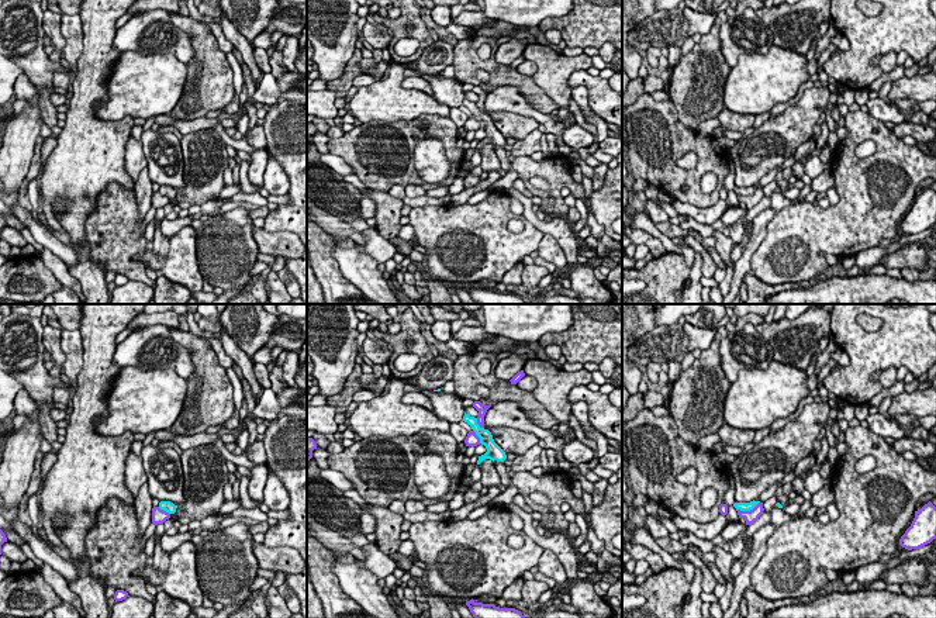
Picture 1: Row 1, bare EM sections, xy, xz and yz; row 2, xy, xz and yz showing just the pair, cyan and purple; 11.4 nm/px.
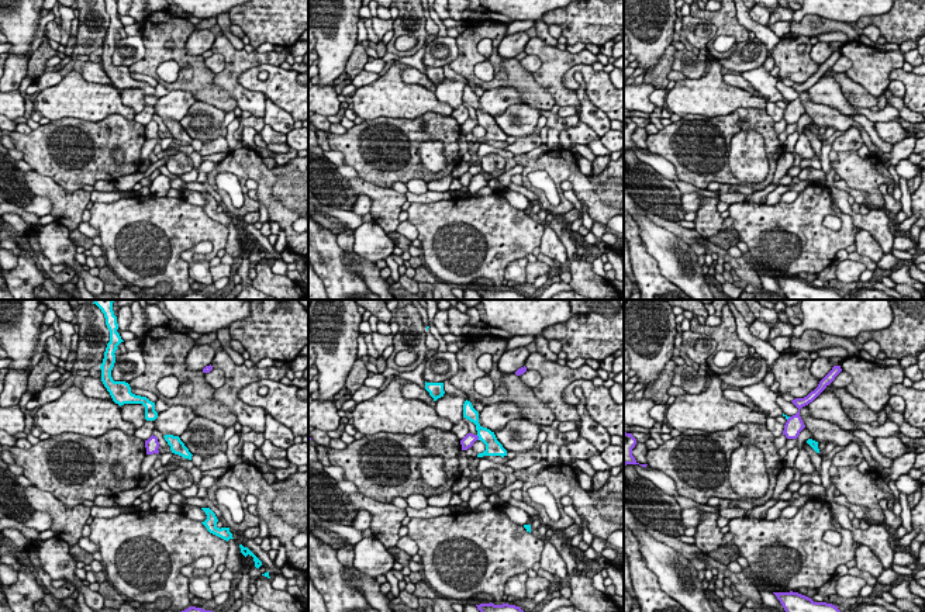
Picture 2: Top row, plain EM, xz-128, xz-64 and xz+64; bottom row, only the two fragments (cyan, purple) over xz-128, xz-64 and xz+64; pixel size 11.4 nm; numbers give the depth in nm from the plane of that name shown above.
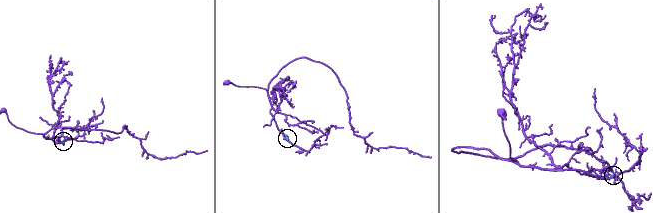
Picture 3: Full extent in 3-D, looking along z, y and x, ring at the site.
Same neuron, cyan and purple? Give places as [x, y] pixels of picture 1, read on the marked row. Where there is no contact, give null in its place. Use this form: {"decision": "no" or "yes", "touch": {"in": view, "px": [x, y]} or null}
{"decision": "no", "touch": {"in": "yz", "px": [748, 510]}}

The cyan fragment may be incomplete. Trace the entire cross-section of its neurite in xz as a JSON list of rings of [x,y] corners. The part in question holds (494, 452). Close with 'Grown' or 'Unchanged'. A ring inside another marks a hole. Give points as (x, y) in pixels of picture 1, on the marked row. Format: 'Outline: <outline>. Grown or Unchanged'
Outline: [[[464,412],[463,421],[472,427],[472,429],[480,438],[480,443],[487,449],[484,455],[479,456],[477,465],[480,465],[486,459],[490,459],[493,462],[504,462],[507,459],[505,452],[494,442],[491,432],[477,424],[477,418],[470,417]]]. Unchanged

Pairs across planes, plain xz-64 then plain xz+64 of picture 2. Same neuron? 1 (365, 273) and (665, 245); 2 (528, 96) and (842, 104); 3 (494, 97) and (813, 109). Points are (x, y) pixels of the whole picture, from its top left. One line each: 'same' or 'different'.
1: same
2: different
3: different

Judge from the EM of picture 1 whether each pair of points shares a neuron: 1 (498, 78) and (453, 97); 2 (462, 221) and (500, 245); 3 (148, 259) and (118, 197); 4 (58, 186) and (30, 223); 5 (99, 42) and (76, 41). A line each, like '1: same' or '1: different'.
1: different
2: same
3: different
4: different
5: different

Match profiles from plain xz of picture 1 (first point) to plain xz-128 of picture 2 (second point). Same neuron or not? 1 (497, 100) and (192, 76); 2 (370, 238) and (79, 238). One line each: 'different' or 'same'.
1: different
2: different

